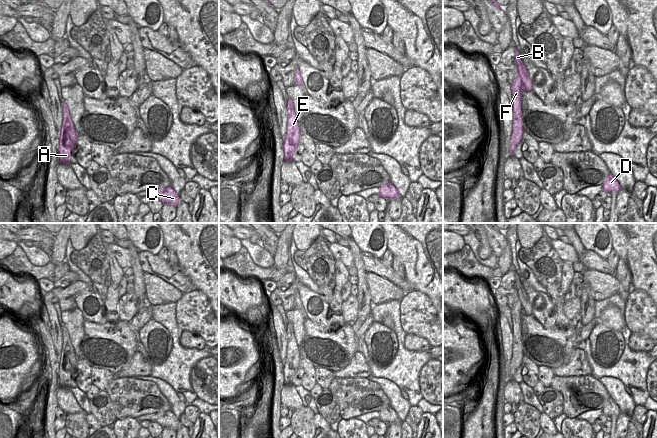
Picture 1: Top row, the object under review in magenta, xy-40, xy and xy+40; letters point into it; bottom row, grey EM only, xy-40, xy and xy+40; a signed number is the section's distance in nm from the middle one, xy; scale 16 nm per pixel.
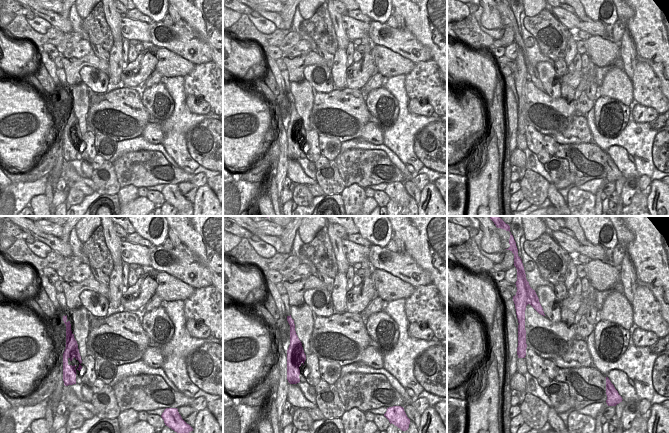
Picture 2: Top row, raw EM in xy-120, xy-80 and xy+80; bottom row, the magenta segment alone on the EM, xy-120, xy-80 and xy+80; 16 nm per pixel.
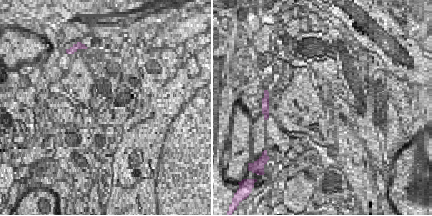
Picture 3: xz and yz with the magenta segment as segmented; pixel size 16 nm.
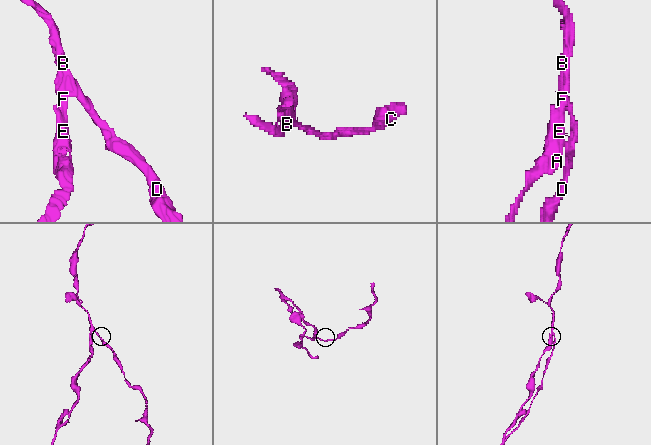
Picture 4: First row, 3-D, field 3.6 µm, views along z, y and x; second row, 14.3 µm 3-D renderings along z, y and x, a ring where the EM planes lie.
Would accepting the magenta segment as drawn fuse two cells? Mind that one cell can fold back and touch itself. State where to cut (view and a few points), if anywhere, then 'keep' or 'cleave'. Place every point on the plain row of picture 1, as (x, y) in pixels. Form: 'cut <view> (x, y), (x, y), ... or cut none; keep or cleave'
cut xy+40 (523, 287), (521, 306), (524, 314); cleave

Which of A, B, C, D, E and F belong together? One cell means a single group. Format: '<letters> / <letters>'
A B E F / C D

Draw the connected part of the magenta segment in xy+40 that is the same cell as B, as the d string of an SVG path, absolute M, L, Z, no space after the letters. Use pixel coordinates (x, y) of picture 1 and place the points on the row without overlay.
M515 271L515 285L514 288L517 291L516 300L511 308L512 316L512 334L513 334L513 348L512 358L510 363L510 380L513 379L513 375L518 367L521 366L522 359L524 357L523 345L522 345L522 316L524 315L521 299L523 295L523 285L519 279L519 274Z

